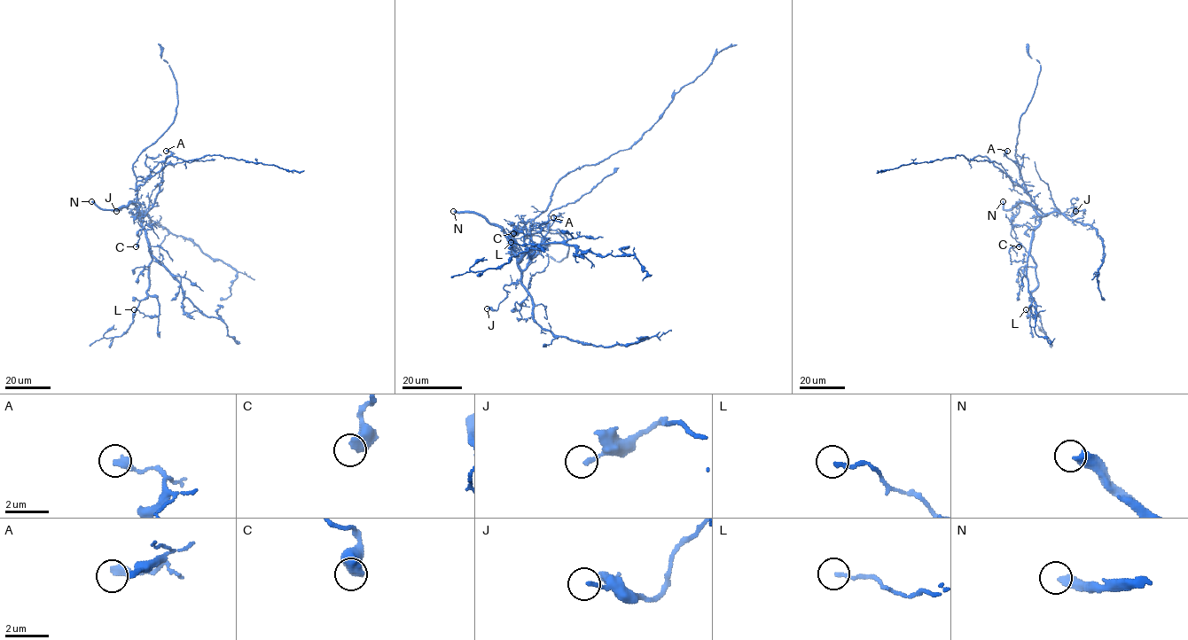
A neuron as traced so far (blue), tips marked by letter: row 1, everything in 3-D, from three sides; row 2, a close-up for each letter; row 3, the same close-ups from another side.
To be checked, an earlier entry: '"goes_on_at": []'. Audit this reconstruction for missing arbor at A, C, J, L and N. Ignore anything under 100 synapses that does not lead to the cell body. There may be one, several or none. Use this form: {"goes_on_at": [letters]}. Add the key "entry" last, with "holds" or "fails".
{"goes_on_at": ["N"], "entry": "fails"}

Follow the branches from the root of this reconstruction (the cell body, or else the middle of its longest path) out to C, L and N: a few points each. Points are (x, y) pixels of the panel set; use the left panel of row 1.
C: (140, 184), (136, 188), (136, 210), (142, 226), (146, 230), (152, 229), (144, 226), (136, 246)
L: (140, 184), (136, 188), (136, 210), (152, 259), (146, 292), (157, 299), (159, 314), (145, 316), (134, 309)
N: (140, 184), (136, 188), (136, 201), (116, 209), (101, 209), (91, 201)

